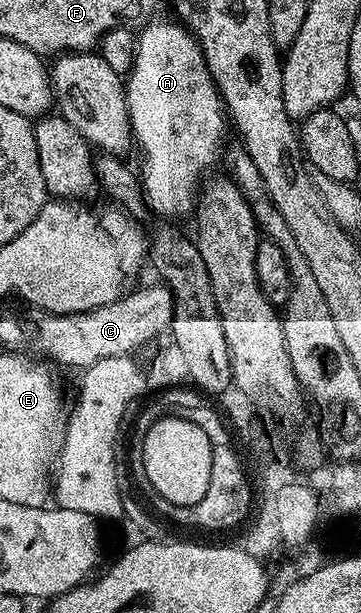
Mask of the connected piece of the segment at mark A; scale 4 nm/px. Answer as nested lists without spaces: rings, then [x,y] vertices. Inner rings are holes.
[[[151,20],[141,30],[143,33],[137,34],[134,60],[130,63],[130,72],[124,81],[126,116],[130,118],[133,144],[136,149],[138,145],[138,153],[142,156],[140,184],[142,192],[146,194],[149,212],[159,213],[162,217],[182,217],[189,209],[191,212],[195,208],[204,181],[202,173],[209,174],[209,169],[217,161],[219,164],[223,156],[222,136],[226,133],[226,125],[228,129],[228,114],[197,39],[177,20],[158,20]]]

